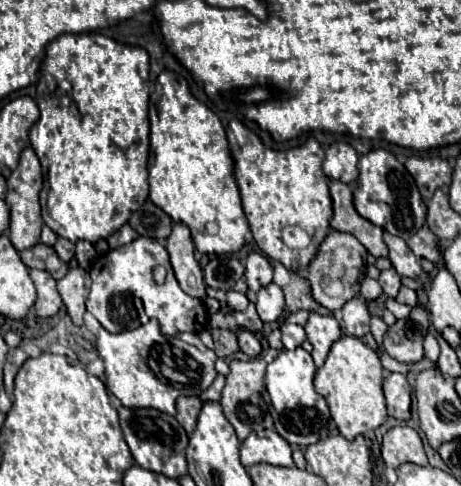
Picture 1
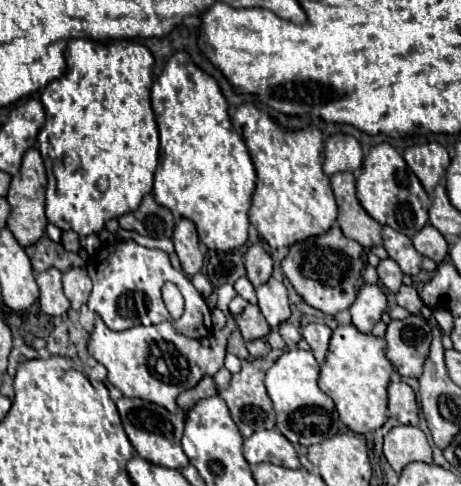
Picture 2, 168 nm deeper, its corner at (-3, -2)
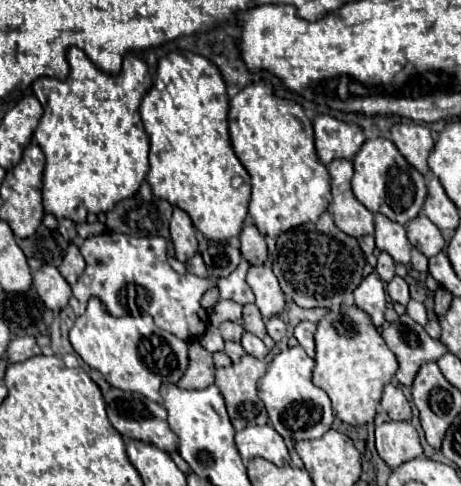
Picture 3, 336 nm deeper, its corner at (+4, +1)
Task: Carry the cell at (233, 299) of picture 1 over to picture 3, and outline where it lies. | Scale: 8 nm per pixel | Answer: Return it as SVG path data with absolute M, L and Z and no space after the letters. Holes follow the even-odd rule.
M221 299L221 301L215 305L215 311L211 313L211 325L213 325L213 327L219 327L223 321L241 319L241 309L243 309L243 307L241 307L239 303Z

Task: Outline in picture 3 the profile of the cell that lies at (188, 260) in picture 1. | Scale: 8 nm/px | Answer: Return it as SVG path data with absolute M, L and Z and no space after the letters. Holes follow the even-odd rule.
M173 209L169 231L171 231L173 247L175 247L175 257L181 263L189 261L198 251L198 241L195 237L195 227L183 209Z

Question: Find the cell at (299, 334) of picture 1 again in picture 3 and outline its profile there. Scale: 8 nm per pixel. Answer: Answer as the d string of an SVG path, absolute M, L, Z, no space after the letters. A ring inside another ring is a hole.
M271 317L271 319L265 321L265 325L267 325L267 335L269 335L275 343L279 343L279 341L283 339L285 331L287 331L285 323L283 323L279 317Z

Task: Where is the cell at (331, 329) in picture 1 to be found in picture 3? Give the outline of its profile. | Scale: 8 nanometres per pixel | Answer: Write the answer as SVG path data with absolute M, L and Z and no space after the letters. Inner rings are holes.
M301 321L295 327L295 337L309 357L315 357L315 341L313 341L315 329L317 329L317 323L311 323L311 321Z

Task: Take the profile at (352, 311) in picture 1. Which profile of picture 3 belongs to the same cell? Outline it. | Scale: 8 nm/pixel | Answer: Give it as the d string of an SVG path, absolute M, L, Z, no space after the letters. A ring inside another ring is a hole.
M371 273L369 277L365 277L361 285L353 291L353 295L355 295L355 305L369 315L375 327L381 327L385 321L383 313L387 307L387 295L377 273Z

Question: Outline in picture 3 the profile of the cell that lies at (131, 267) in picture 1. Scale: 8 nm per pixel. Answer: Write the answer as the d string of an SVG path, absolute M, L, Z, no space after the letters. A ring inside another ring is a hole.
M105 231L101 235L85 239L85 243L81 247L81 255L85 257L87 267L85 267L83 275L79 277L79 281L73 285L73 295L83 305L91 297L97 297L103 303L105 311L113 317L131 315L137 307L139 313L149 313L155 319L155 325L159 325L161 329L173 333L175 337L179 337L183 341L189 341L189 343L197 341L205 333L207 321L209 321L209 315L199 305L199 299L211 285L215 285L215 279L201 279L193 273L185 273L185 275L175 273L171 269L171 265L167 263L165 251L167 251L167 241L163 237L133 237L133 235Z

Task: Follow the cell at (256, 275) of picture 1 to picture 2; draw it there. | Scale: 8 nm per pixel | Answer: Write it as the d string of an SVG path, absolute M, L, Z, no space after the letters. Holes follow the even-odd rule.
M262 240L252 244L246 252L246 276L254 286L264 284L264 280L272 276L272 256Z

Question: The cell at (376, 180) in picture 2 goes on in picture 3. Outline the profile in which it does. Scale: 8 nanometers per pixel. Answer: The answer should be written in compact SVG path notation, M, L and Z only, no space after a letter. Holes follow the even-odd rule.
M377 137L377 139L365 141L353 159L353 167L355 167L355 175L351 179L353 195L369 211L381 213L391 221L405 225L411 219L415 219L423 209L423 203L427 197L425 179L415 167L411 167L405 161L405 157L397 151L397 147L389 139Z

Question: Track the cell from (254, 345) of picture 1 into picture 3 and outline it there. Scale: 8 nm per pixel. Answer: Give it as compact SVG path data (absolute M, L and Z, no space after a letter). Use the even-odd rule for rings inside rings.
M243 333L241 345L243 345L243 349L245 349L249 355L253 355L253 357L257 357L257 359L263 359L263 357L267 355L265 343L263 343L259 337L255 337L253 333Z

